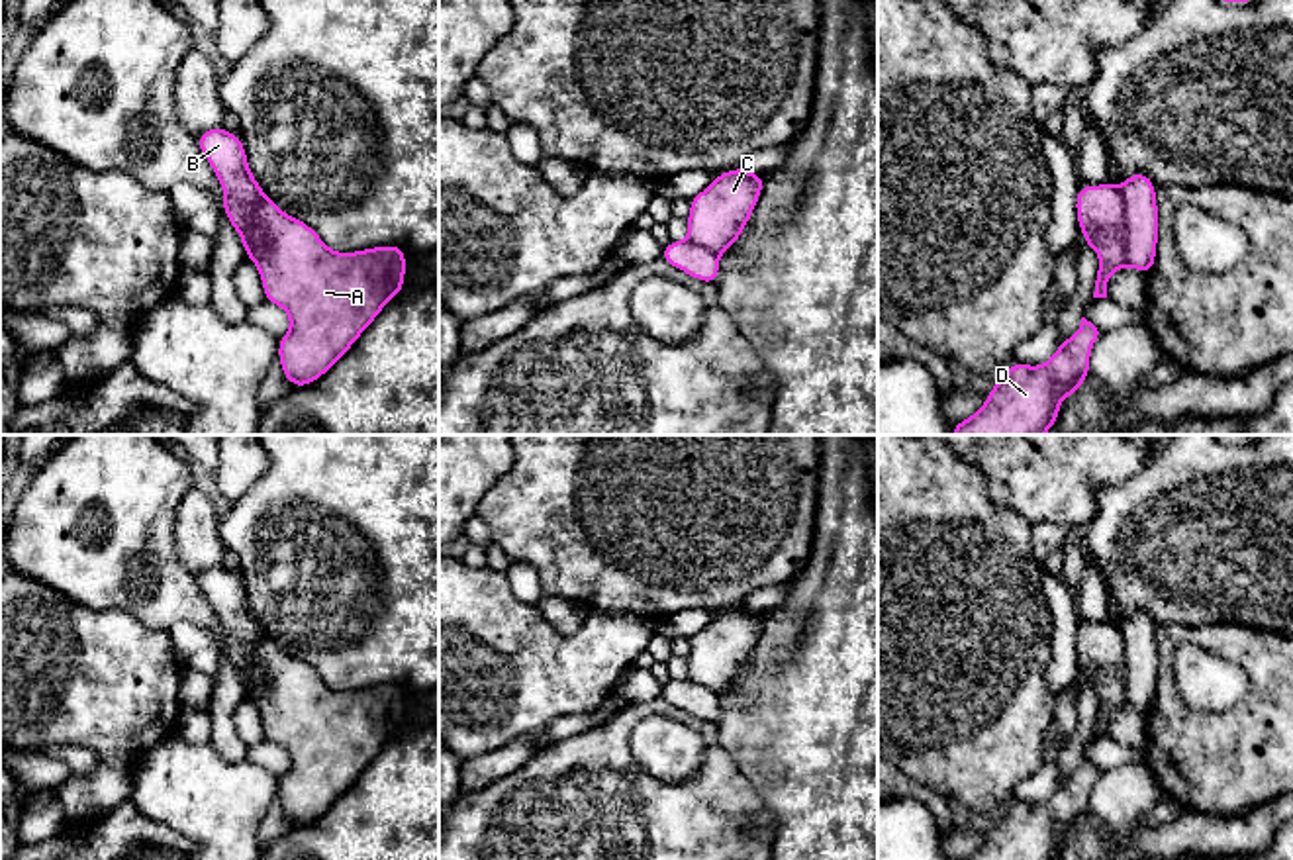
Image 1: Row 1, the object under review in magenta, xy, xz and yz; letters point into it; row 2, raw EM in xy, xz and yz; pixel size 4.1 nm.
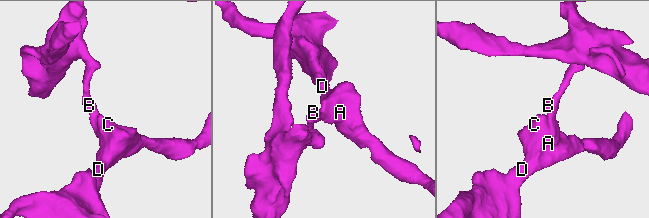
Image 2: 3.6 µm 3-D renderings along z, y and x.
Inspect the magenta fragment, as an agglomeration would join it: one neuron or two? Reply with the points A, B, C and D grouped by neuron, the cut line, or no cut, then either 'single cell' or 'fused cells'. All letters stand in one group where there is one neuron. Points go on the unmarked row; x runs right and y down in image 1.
groups A C D / B; cut yz (1117, 627), (1123, 639), (1123, 694), (1129, 702); fused cells

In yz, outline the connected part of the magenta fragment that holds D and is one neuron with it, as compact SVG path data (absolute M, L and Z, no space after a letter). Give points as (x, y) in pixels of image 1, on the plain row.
M1081 756L1079 768L1060 780L1048 801L1011 801L1003 819L989 827L983 844L964 860L1058 860L1060 836L1070 838L1087 821L1097 774L1097 766Z

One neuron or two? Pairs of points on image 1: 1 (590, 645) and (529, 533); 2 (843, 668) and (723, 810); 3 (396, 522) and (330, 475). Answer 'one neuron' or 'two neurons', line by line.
1: two neurons
2: two neurons
3: one neuron

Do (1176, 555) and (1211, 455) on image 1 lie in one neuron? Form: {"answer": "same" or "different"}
{"answer": "same"}

